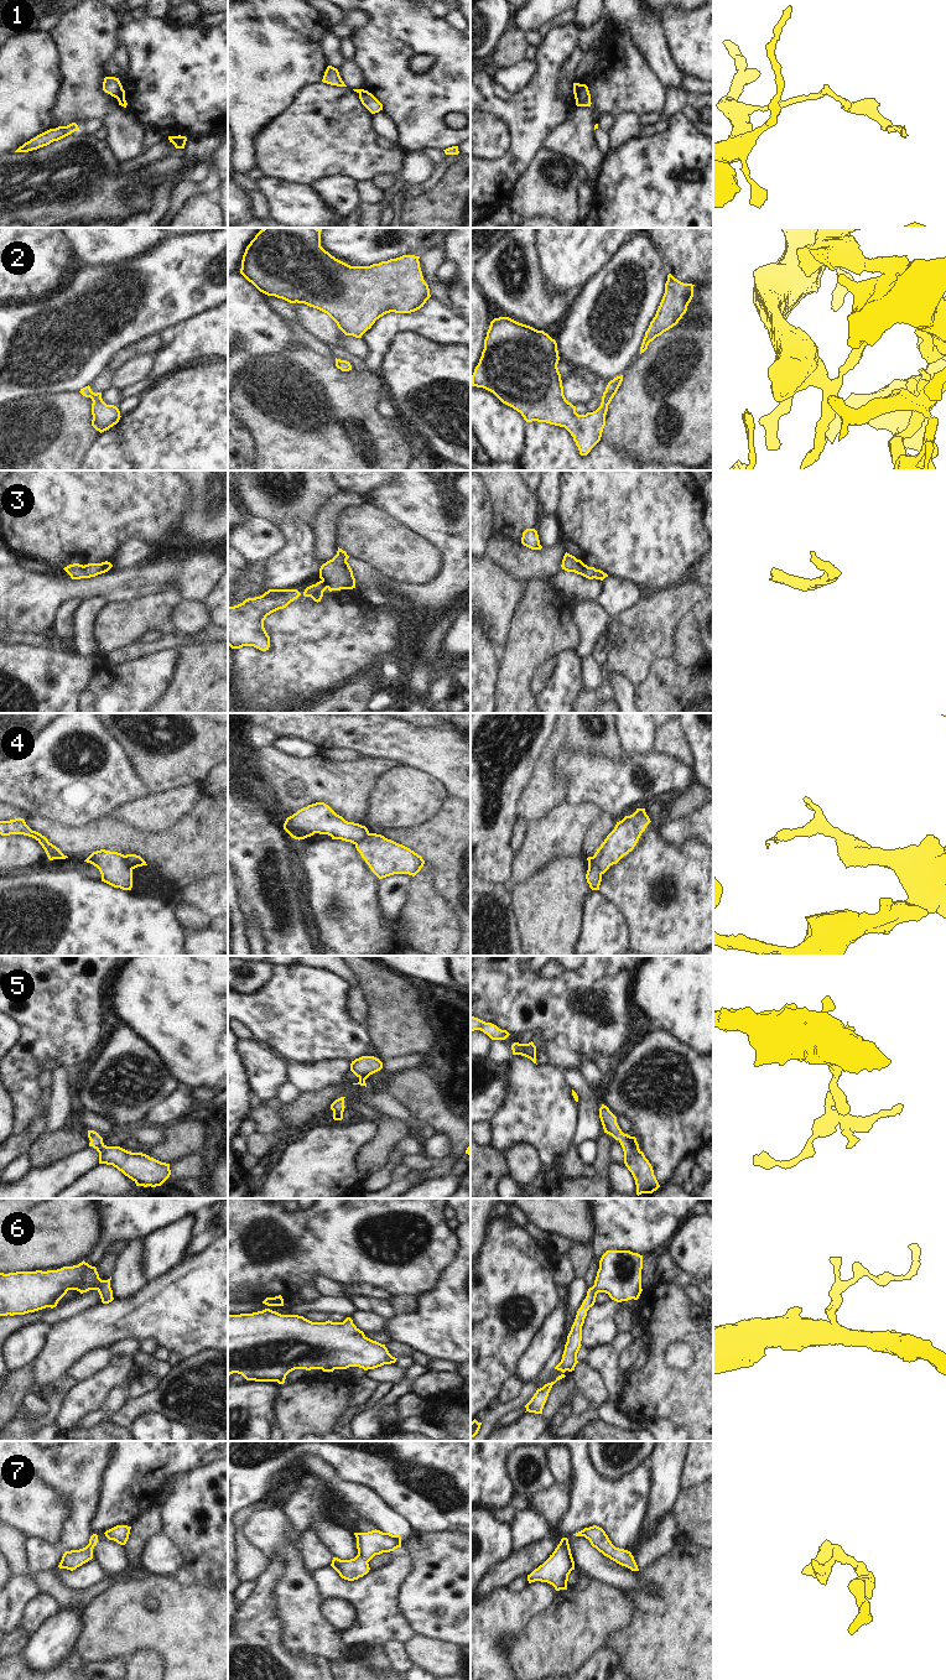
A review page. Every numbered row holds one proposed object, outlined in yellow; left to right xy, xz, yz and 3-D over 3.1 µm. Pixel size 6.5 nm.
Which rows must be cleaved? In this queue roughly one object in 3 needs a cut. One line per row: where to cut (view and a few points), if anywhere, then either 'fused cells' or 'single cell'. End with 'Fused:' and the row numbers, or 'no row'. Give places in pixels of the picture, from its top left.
1: cut xy (123, 89), (117, 98); fused cells
2: cut none; single cell
3: cut none; single cell
4: cut yz (592, 857), (592, 861), (602, 873); fused cells
5: cut none; single cell
6: cut none; single cell
7: cut none; single cell
Fused: 1, 4

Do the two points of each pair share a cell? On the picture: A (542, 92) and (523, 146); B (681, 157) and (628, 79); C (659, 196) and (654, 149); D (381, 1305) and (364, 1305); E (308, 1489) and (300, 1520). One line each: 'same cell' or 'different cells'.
A: same cell
B: different cells
C: same cell
D: same cell
E: same cell

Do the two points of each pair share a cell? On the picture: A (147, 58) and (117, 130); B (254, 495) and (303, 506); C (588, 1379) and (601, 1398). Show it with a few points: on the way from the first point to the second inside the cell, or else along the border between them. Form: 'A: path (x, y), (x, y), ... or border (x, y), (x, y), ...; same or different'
A: border (124, 108), (133, 113), (143, 124); different
B: path (266, 500), (279, 508), (291, 506); same
C: path (590, 1384), (596, 1393); same

